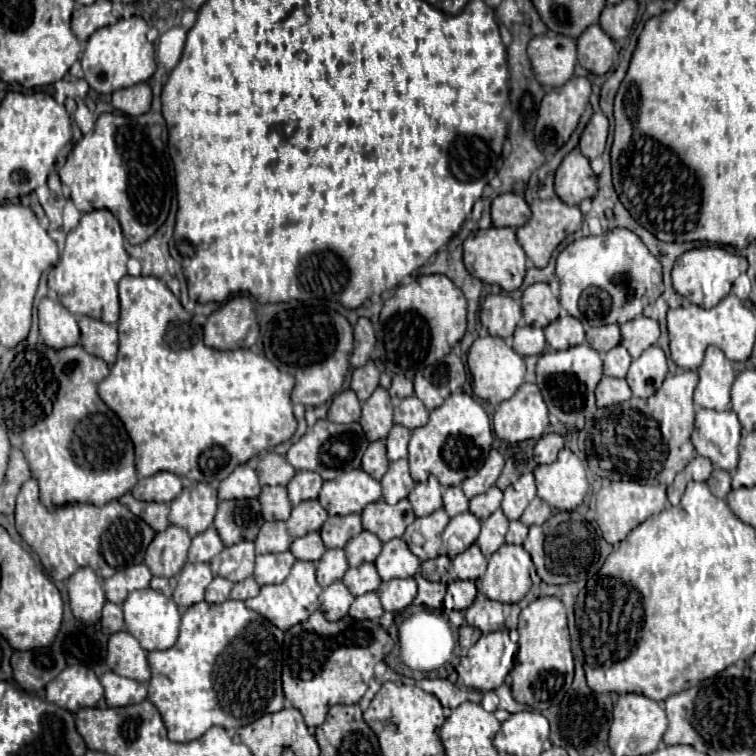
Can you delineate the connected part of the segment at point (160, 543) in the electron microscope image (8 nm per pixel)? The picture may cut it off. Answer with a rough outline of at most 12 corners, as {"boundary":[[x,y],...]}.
{"boundary":[[158,532],[146,550],[152,576],[172,578],[186,564],[190,536]]}

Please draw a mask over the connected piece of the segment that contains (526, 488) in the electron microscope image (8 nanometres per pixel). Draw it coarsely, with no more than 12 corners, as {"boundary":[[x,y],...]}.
{"boundary":[[532,468],[504,490],[502,512],[518,520],[536,498]]}

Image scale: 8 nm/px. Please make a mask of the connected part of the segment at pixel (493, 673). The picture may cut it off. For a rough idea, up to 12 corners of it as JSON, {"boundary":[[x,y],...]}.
{"boundary":[[502,632],[482,634],[468,650],[466,686],[488,692],[504,684]]}

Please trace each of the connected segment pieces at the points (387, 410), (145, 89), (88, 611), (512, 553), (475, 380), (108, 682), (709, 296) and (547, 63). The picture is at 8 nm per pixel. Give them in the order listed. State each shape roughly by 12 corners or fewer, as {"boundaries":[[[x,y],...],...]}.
{"boundaries":[[[384,388],[362,404],[360,426],[368,442],[392,430],[390,394]],[[148,84],[116,90],[112,106],[128,116],[150,110]],[[78,568],[66,588],[74,618],[98,622],[106,598],[92,568]],[[502,544],[488,560],[482,592],[520,602],[532,586],[532,558]],[[502,338],[474,340],[472,392],[498,406],[514,396],[524,358]],[[106,672],[100,678],[110,708],[138,704],[144,684]],[[720,246],[684,252],[672,270],[678,294],[702,308],[728,296],[744,256]],[[534,36],[528,56],[542,86],[574,74],[576,42]]]}

